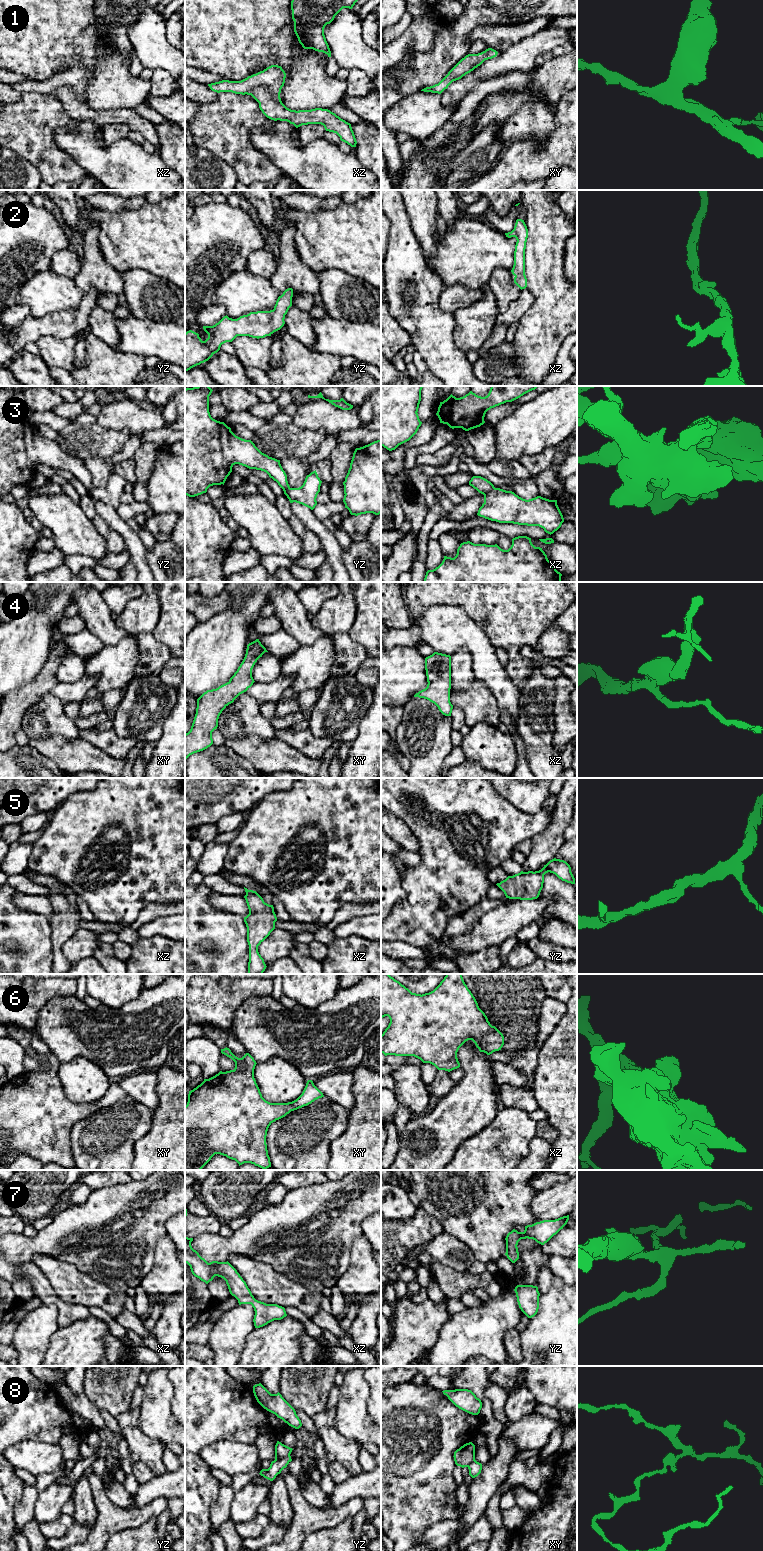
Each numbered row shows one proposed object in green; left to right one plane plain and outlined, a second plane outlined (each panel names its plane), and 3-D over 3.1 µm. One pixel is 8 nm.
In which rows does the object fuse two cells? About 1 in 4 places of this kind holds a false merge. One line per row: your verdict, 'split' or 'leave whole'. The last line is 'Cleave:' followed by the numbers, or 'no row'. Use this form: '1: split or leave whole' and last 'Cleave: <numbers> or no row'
1: leave whole
2: leave whole
3: split
4: leave whole
5: leave whole
6: leave whole
7: leave whole
8: split
Cleave: 3, 8

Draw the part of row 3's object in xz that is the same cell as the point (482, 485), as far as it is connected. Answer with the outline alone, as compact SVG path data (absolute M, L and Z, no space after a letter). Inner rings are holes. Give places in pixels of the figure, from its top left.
M473 476L469 481L469 485L483 495L489 493L495 488L490 481L481 476Z

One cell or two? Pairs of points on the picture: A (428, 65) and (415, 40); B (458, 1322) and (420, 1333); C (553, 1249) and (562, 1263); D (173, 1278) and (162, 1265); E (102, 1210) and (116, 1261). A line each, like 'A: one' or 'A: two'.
A: two
B: two
C: two
D: one
E: one

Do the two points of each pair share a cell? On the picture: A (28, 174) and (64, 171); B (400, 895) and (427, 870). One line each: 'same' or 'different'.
A: different
B: different

